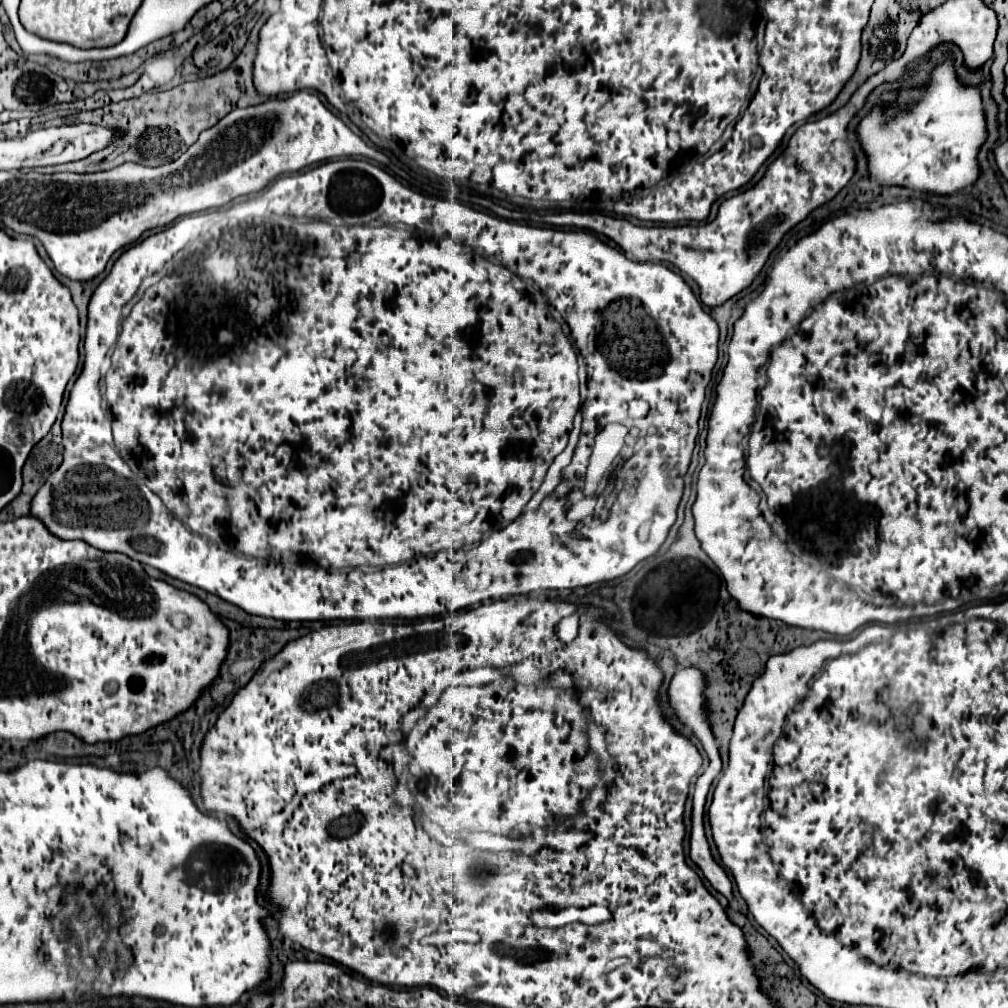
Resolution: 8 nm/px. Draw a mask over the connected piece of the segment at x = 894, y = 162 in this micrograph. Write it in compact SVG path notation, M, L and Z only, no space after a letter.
M952 61L940 65L934 69L932 73L932 81L926 85L926 91L922 93L922 99L906 113L900 113L900 115L892 115L890 109L872 109L872 113L868 113L862 123L858 125L858 135L860 135L860 141L862 141L862 147L866 149L868 153L868 159L870 159L870 175L882 183L882 185L906 185L906 187L914 187L914 189L924 189L924 191L932 191L932 193L938 193L938 195L954 195L954 193L960 193L960 191L966 191L968 187L974 185L974 181L978 179L978 173L980 173L980 167L978 167L978 149L980 145L984 143L986 139L986 115L984 115L984 107L982 107L982 99L980 99L980 93L978 89L964 89L958 81L956 81L956 73L954 73L954 67L952 67Z

